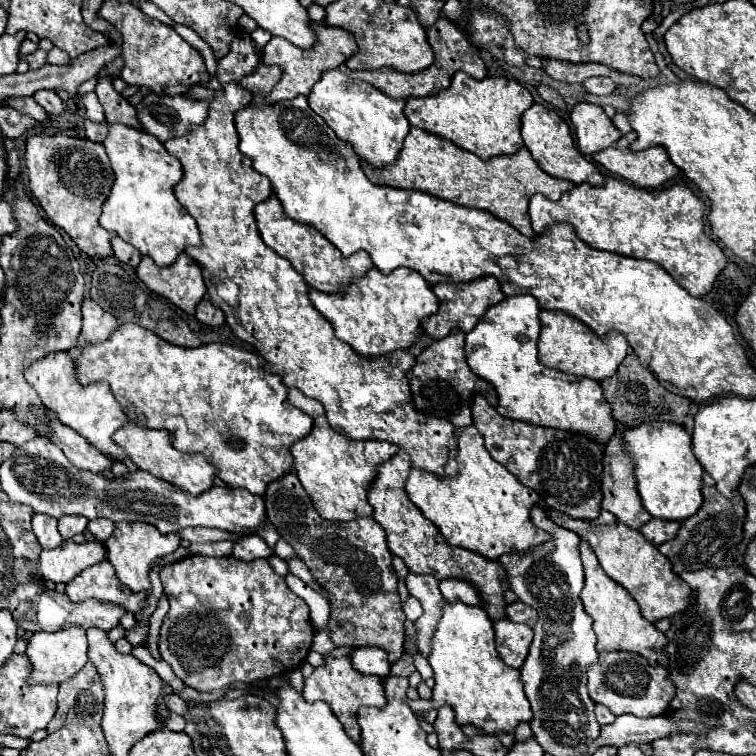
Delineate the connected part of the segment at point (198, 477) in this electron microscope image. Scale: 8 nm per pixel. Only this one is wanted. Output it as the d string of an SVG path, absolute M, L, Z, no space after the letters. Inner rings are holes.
M128 422L128 426L122 426L114 434L114 438L116 438L116 442L120 442L120 446L124 446L124 450L128 450L132 462L138 464L138 468L142 468L142 470L150 472L152 476L162 478L162 480L178 486L178 488L184 488L192 496L198 496L198 494L202 494L214 486L216 466L210 464L204 454L178 452L172 446L172 436L168 430L150 430L150 428L142 428L142 426Z

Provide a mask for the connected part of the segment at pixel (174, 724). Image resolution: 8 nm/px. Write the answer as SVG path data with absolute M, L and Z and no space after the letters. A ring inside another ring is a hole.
M170 711L168 716L164 718L163 724L172 731L182 732L184 726L186 726L186 720L184 720L182 716L178 716L178 714L174 714L174 712Z

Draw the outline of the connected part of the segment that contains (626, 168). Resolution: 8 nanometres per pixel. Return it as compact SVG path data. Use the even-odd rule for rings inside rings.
M612 146L592 154L592 160L604 166L608 172L622 176L640 188L662 186L680 172L662 146L654 146L640 152ZM638 156L640 160L636 160ZM608 162L612 166L608 166Z

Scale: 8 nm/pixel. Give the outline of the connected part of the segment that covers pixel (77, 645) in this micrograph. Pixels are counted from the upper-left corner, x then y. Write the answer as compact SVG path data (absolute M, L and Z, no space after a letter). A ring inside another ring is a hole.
M70 626L58 632L36 632L28 642L26 656L30 658L34 672L30 682L64 682L72 678L88 662L88 640L82 626Z

